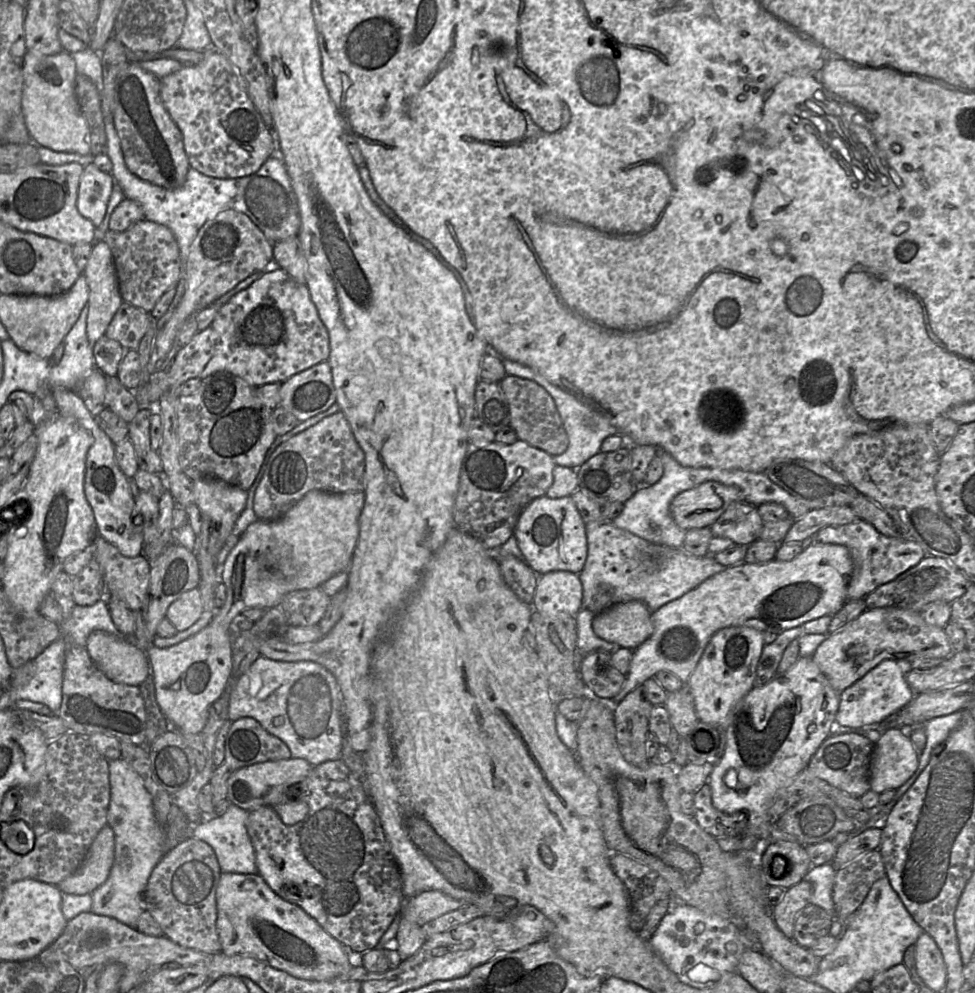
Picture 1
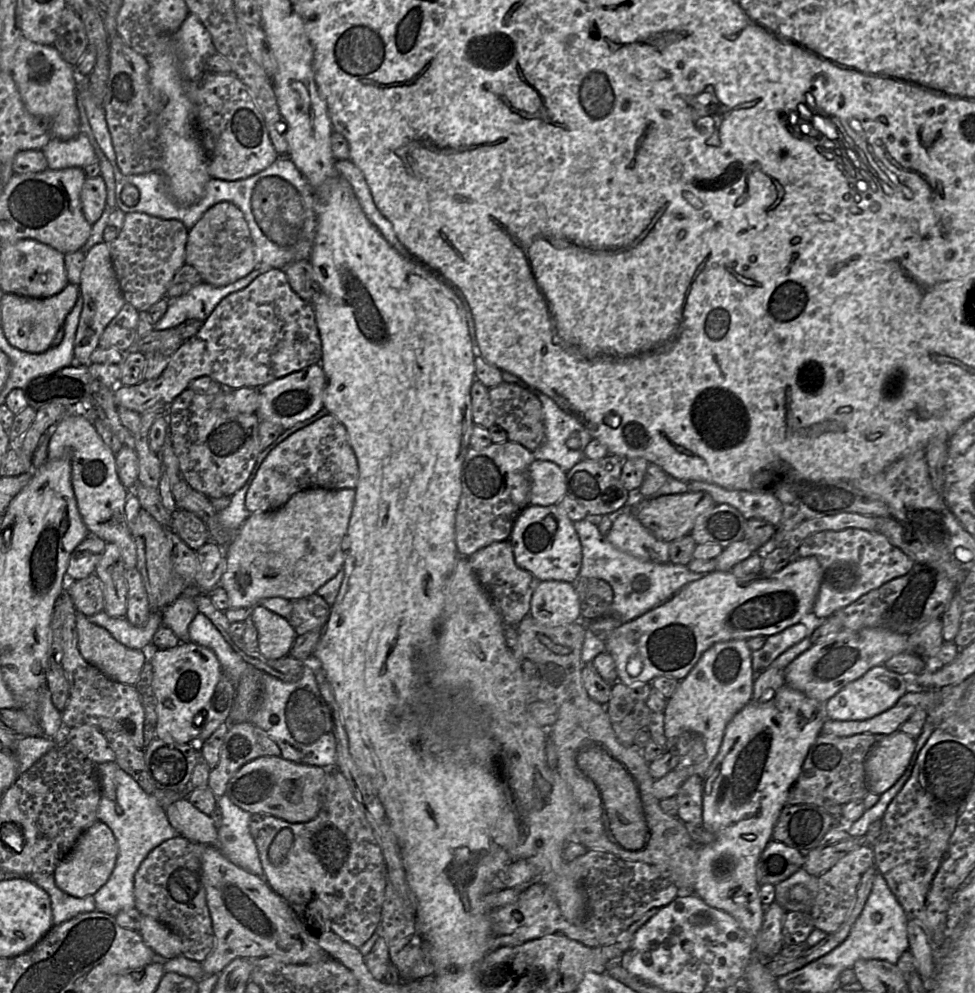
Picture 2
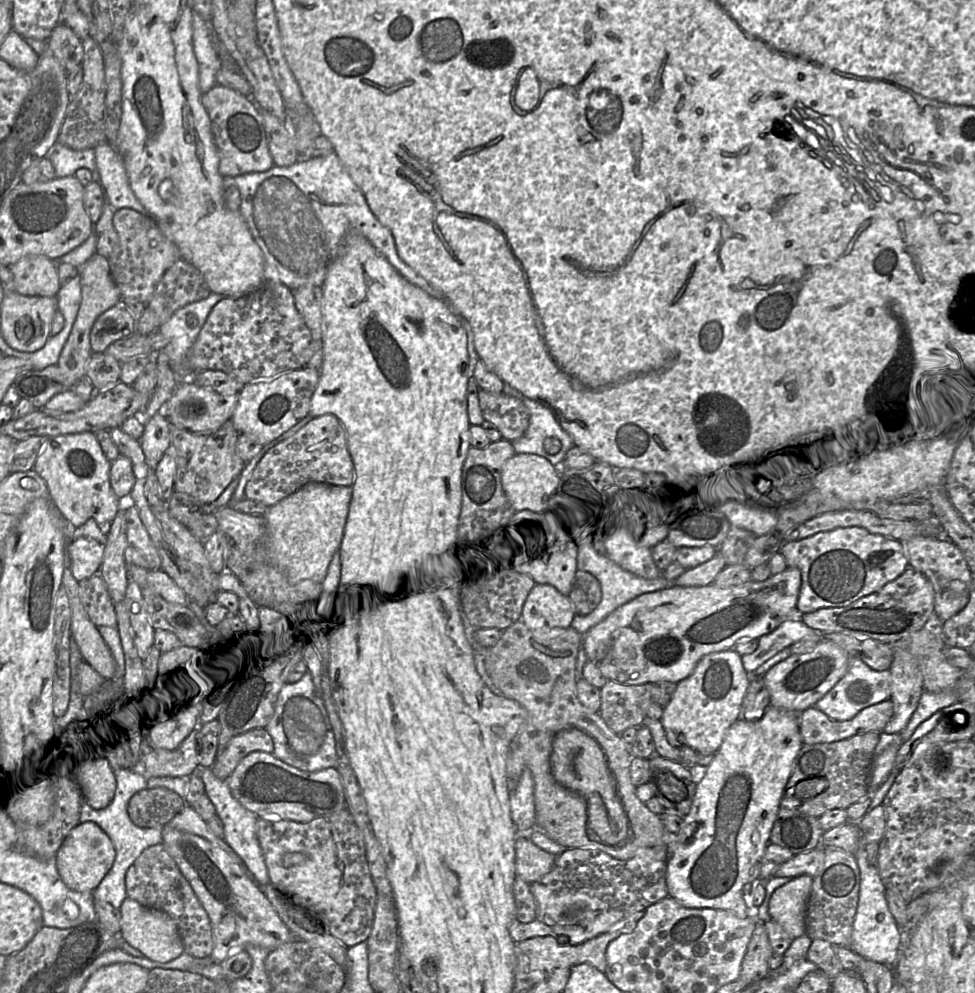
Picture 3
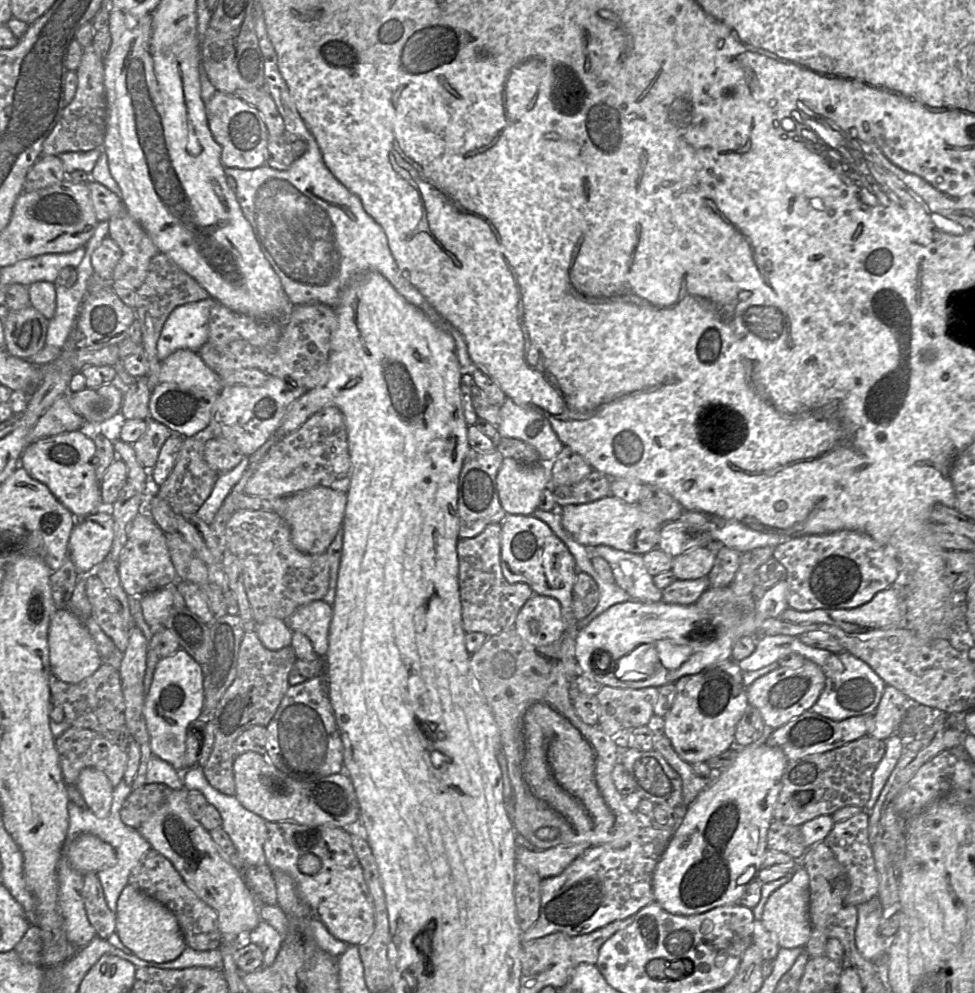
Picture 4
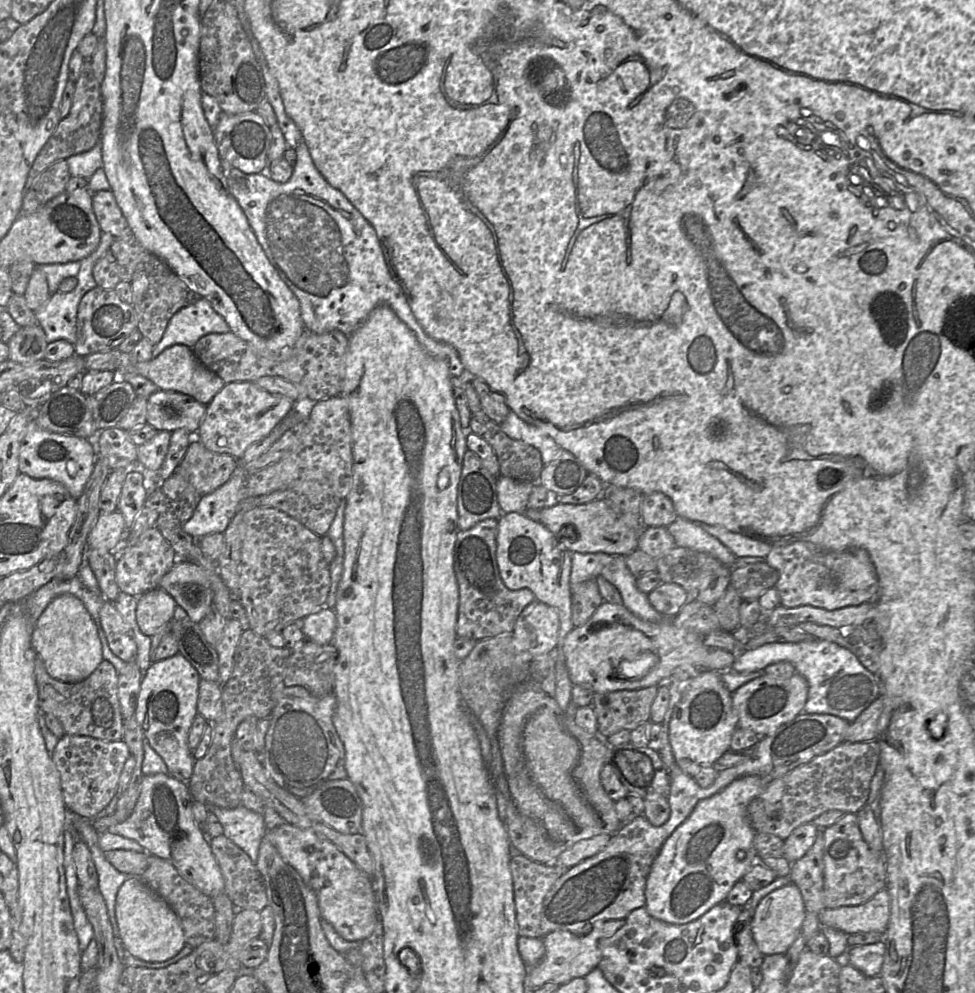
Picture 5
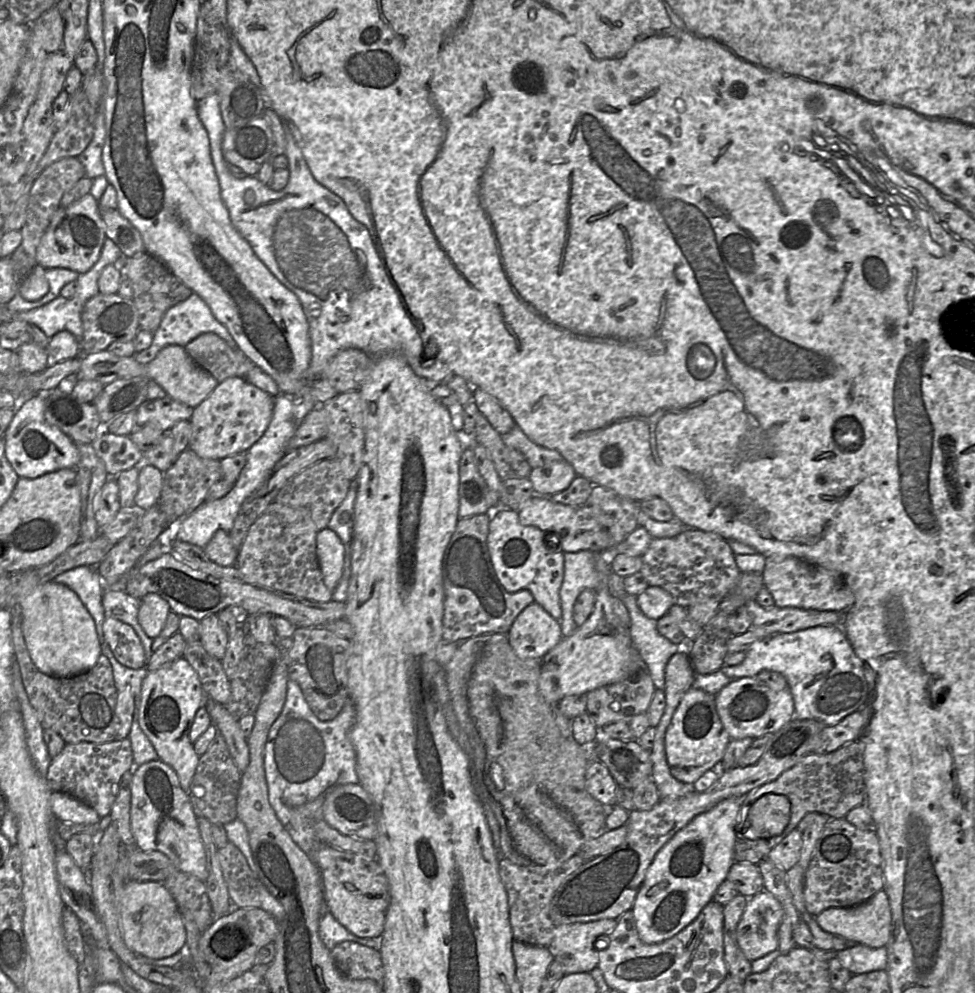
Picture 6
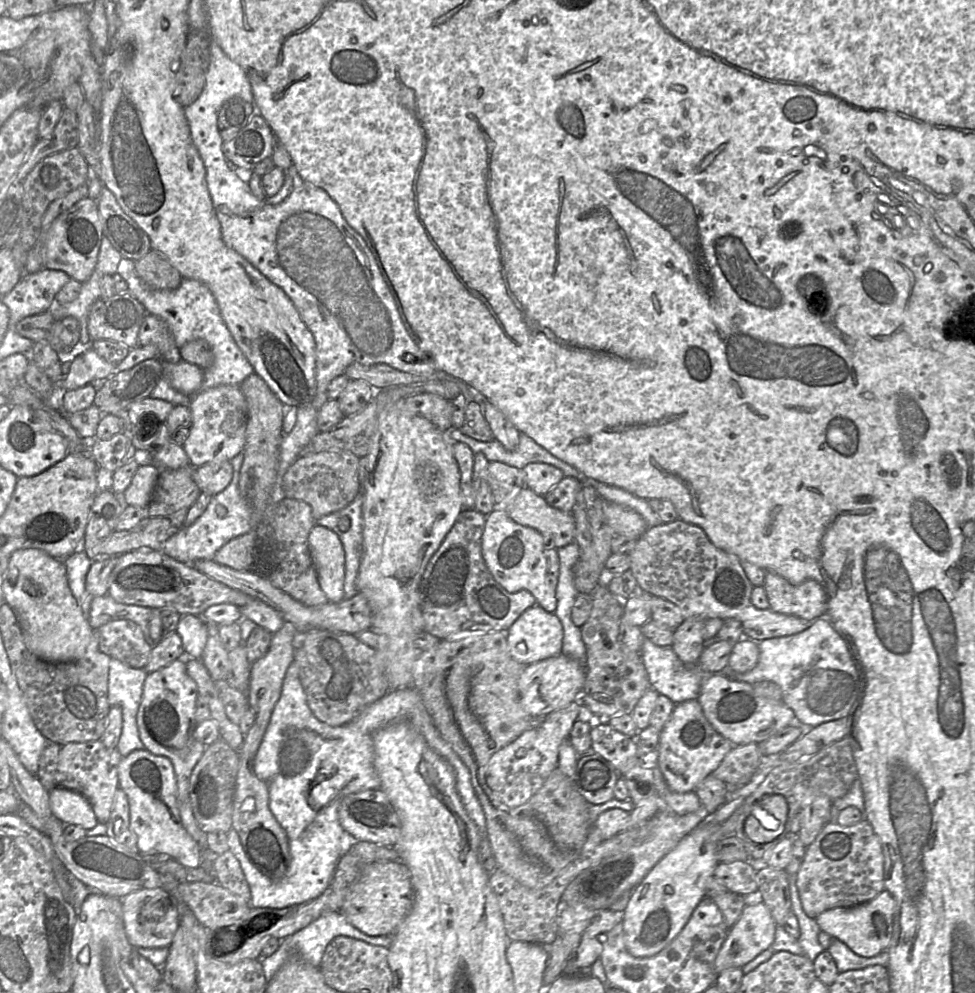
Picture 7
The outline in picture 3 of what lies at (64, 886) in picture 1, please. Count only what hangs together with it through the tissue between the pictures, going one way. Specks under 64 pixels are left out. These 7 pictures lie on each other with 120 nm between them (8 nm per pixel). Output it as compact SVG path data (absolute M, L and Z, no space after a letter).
M95 822L79 823L63 841L56 854L56 866L63 882L78 892L93 892L115 861L116 851L109 836Z

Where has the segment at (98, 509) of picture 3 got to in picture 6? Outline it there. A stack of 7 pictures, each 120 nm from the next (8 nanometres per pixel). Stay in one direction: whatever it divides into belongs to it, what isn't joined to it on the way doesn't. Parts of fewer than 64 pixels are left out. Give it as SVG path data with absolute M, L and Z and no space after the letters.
M41 390L22 407L13 408L16 412L3 438L6 458L19 478L34 479L60 469L76 468L79 462L76 444L45 419L45 402L50 394L50 390Z

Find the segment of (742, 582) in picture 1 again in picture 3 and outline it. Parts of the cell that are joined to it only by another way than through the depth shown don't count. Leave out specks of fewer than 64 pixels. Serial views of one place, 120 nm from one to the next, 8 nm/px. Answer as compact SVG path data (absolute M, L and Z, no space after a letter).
M791 567L765 581L750 580L743 585L728 588L719 588L714 584L692 587L675 585L642 594L620 606L583 635L582 646L588 662L594 662L608 681L625 686L664 681L678 684L692 675L704 656L733 649L745 640L759 639L774 631L790 617L798 617L796 605L800 587L801 573L799 569Z

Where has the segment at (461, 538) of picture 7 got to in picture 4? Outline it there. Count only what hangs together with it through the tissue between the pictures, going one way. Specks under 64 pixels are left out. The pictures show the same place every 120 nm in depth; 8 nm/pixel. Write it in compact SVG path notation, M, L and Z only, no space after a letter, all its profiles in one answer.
M501 523L487 526L478 536L459 539L459 586L463 626L466 632L480 632L495 636L515 626L525 603L535 594L525 583L509 583L501 568Z

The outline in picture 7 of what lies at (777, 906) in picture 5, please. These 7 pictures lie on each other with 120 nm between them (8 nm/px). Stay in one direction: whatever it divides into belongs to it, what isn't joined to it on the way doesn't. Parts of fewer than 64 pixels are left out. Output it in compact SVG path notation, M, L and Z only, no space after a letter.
M756 899L747 903L717 955L716 973L728 968L742 968L770 948L775 940L776 926L764 902Z

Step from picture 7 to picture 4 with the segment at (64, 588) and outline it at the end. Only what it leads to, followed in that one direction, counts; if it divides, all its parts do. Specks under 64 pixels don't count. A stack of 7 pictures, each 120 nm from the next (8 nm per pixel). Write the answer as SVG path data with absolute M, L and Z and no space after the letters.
M58 609L52 614L48 628L48 649L51 674L67 683L80 682L102 664L96 643L84 622L68 609Z

